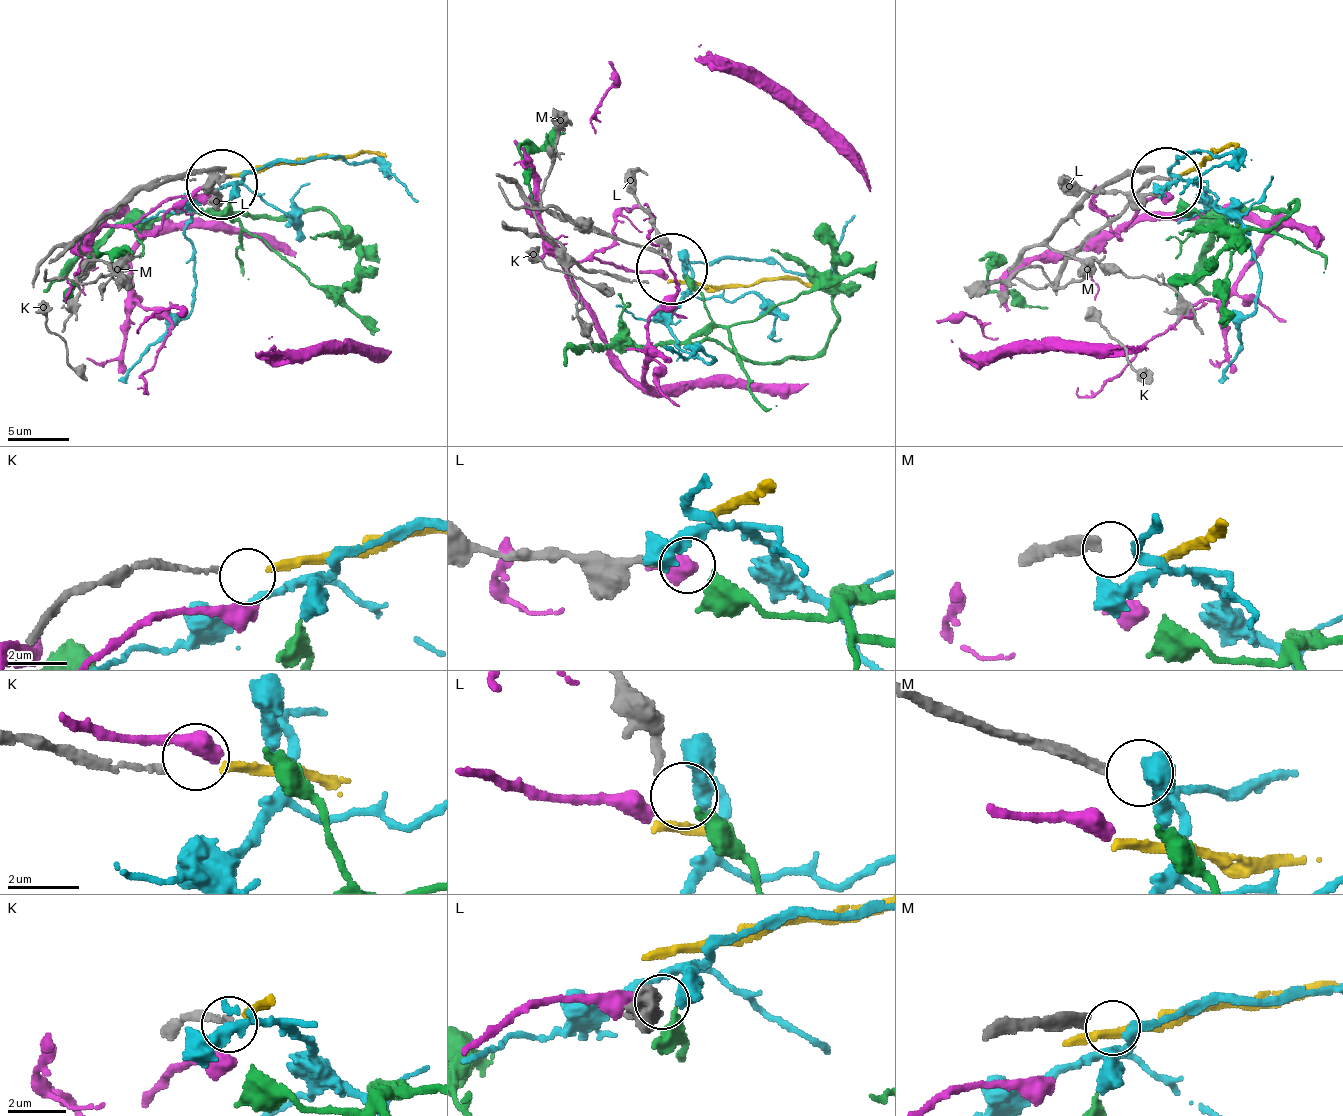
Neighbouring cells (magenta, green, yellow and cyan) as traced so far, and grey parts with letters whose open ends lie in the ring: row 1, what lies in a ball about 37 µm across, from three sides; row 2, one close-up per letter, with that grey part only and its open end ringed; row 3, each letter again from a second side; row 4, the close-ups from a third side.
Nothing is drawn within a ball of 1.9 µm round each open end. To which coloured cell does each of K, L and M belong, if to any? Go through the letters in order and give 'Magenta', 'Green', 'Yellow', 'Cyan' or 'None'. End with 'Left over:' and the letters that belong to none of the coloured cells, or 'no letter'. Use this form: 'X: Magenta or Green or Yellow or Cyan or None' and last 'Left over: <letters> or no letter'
K: Yellow
L: Green
M: Cyan
Left over: no letter

